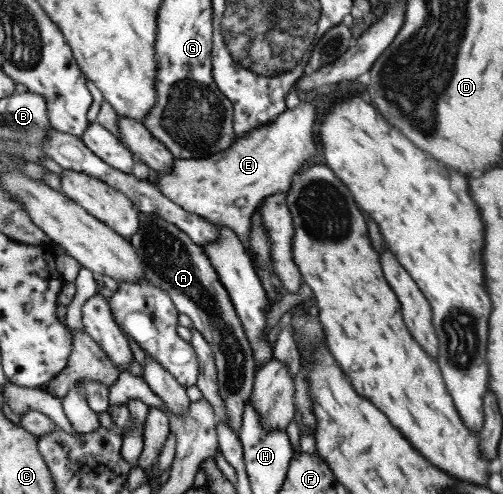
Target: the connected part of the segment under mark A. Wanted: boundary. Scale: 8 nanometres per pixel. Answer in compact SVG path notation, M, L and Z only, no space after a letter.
M142 214L142 226L132 243L144 262L147 280L166 291L178 311L191 319L194 327L214 351L220 380L219 390L222 398L225 398L229 427L238 435L256 381L256 362L249 336L237 314L229 290L221 281L217 267L213 265L204 246L194 242L186 231L169 219L162 218L161 214Z

